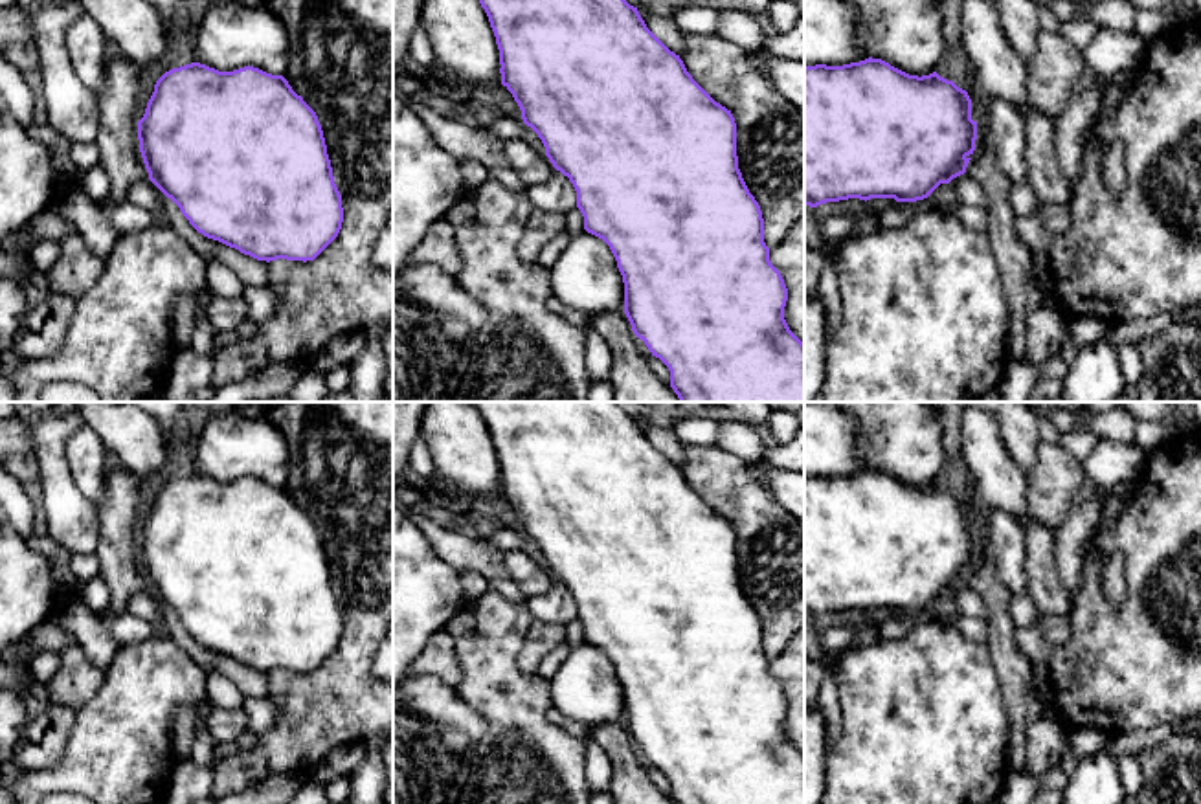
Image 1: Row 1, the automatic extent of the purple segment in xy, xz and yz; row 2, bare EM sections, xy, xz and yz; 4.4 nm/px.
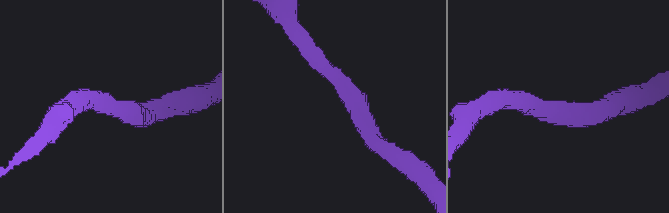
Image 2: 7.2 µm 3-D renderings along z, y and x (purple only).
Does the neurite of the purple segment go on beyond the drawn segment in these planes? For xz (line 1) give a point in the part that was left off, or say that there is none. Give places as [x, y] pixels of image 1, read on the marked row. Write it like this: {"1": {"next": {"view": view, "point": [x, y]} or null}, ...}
{"1": {"next": null}}

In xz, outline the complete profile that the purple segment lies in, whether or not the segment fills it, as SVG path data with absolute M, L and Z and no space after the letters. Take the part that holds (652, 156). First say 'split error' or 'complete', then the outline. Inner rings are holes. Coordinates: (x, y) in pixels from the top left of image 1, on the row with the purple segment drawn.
complete | M479 0L479 4L488 17L499 50L501 84L518 103L523 123L542 140L553 167L573 184L584 229L610 246L623 275L624 314L632 330L645 341L652 356L668 367L670 387L679 402L804 402L804 343L784 319L788 288L769 261L760 206L738 169L736 123L731 110L716 103L692 79L679 55L646 28L637 7L626 0Z

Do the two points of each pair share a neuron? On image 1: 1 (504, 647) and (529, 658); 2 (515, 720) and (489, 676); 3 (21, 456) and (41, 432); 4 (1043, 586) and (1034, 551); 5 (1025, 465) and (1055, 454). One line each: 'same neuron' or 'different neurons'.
1: different neurons
2: same neuron
3: different neurons
4: same neuron
5: different neurons

